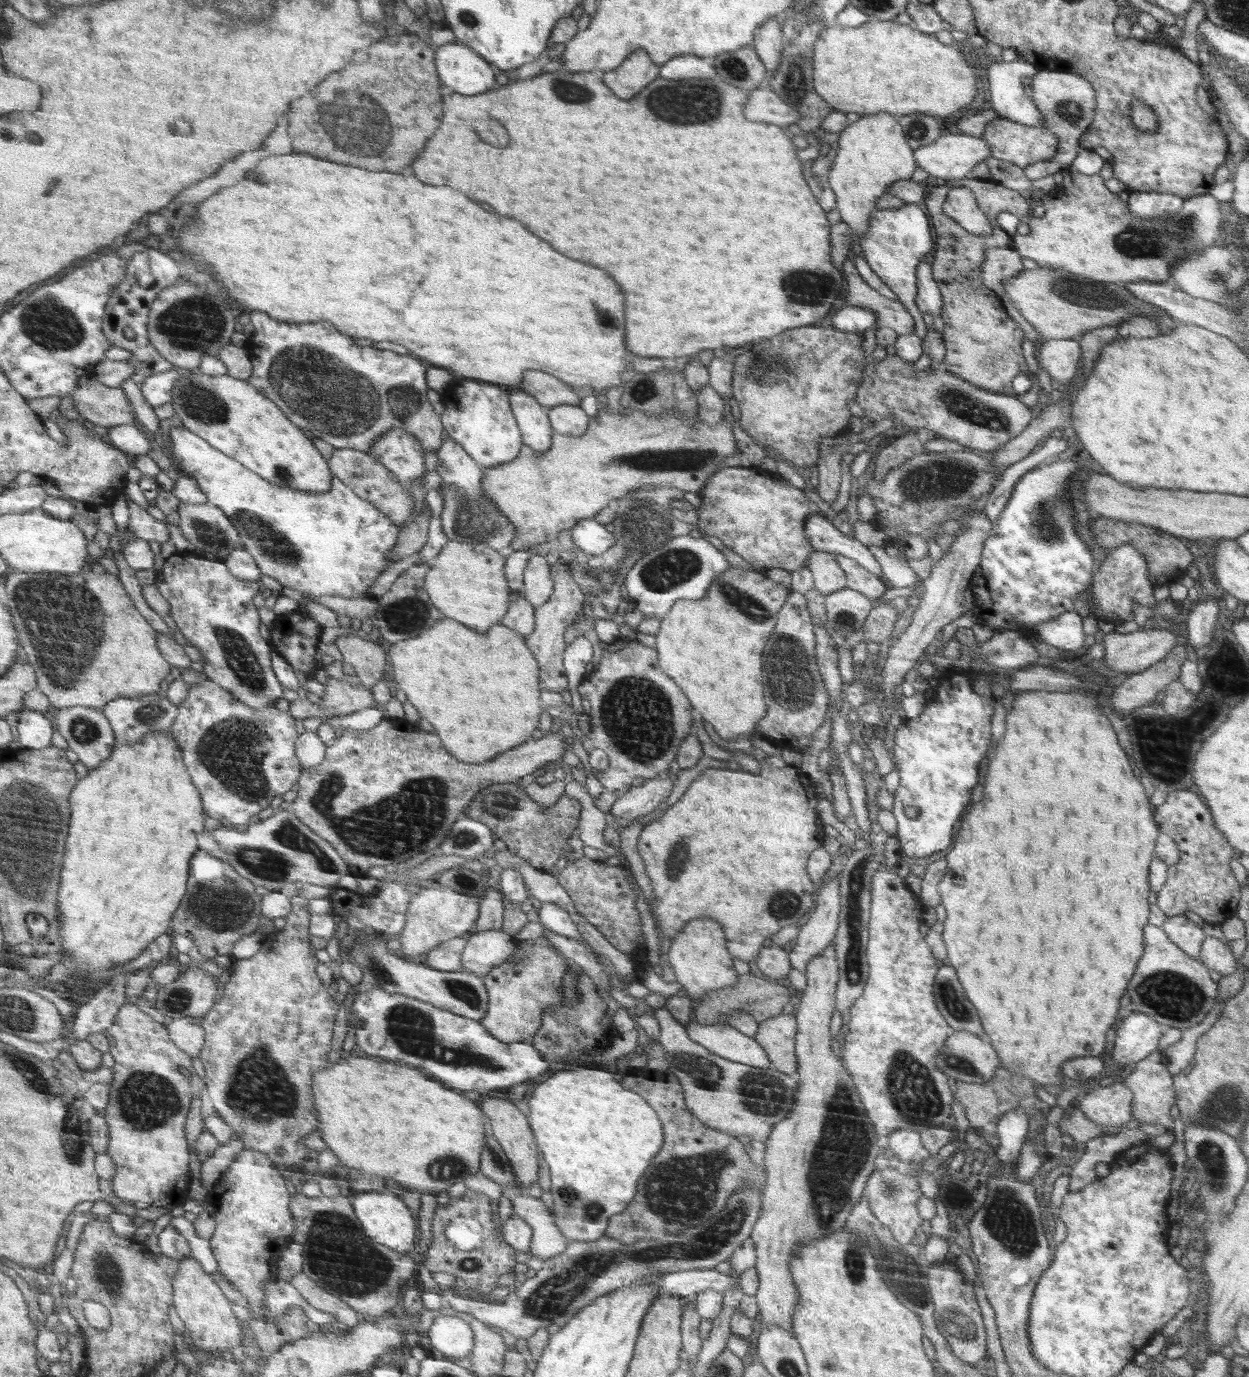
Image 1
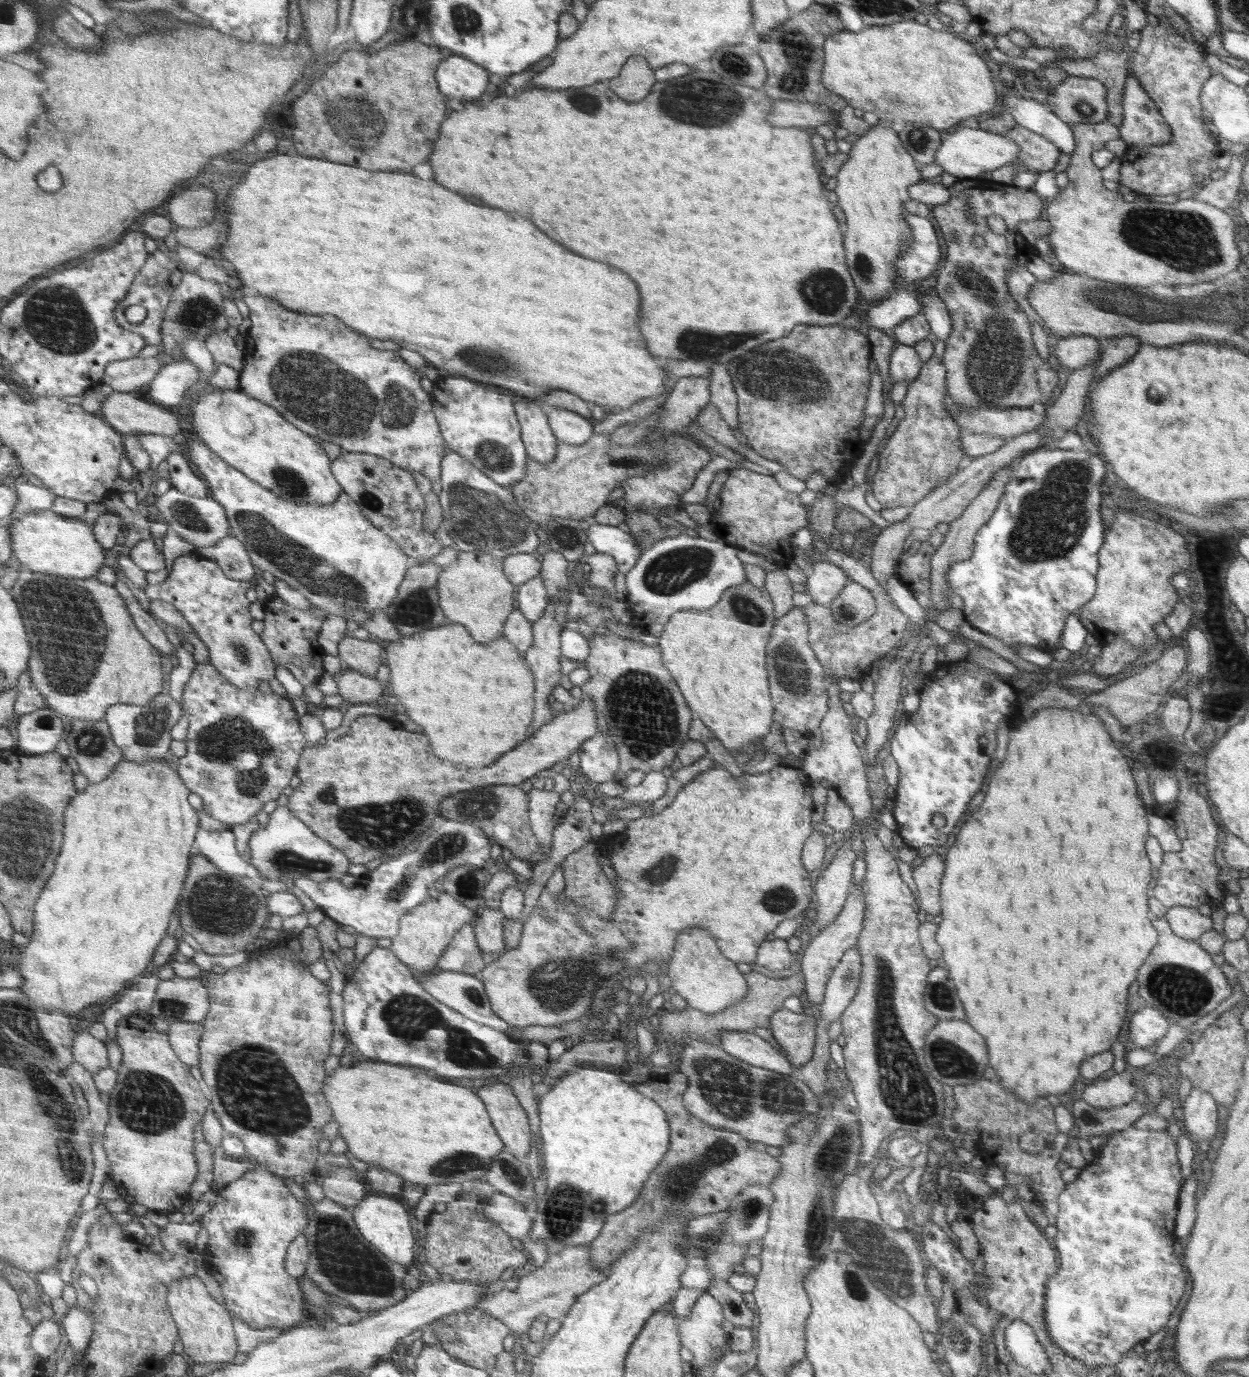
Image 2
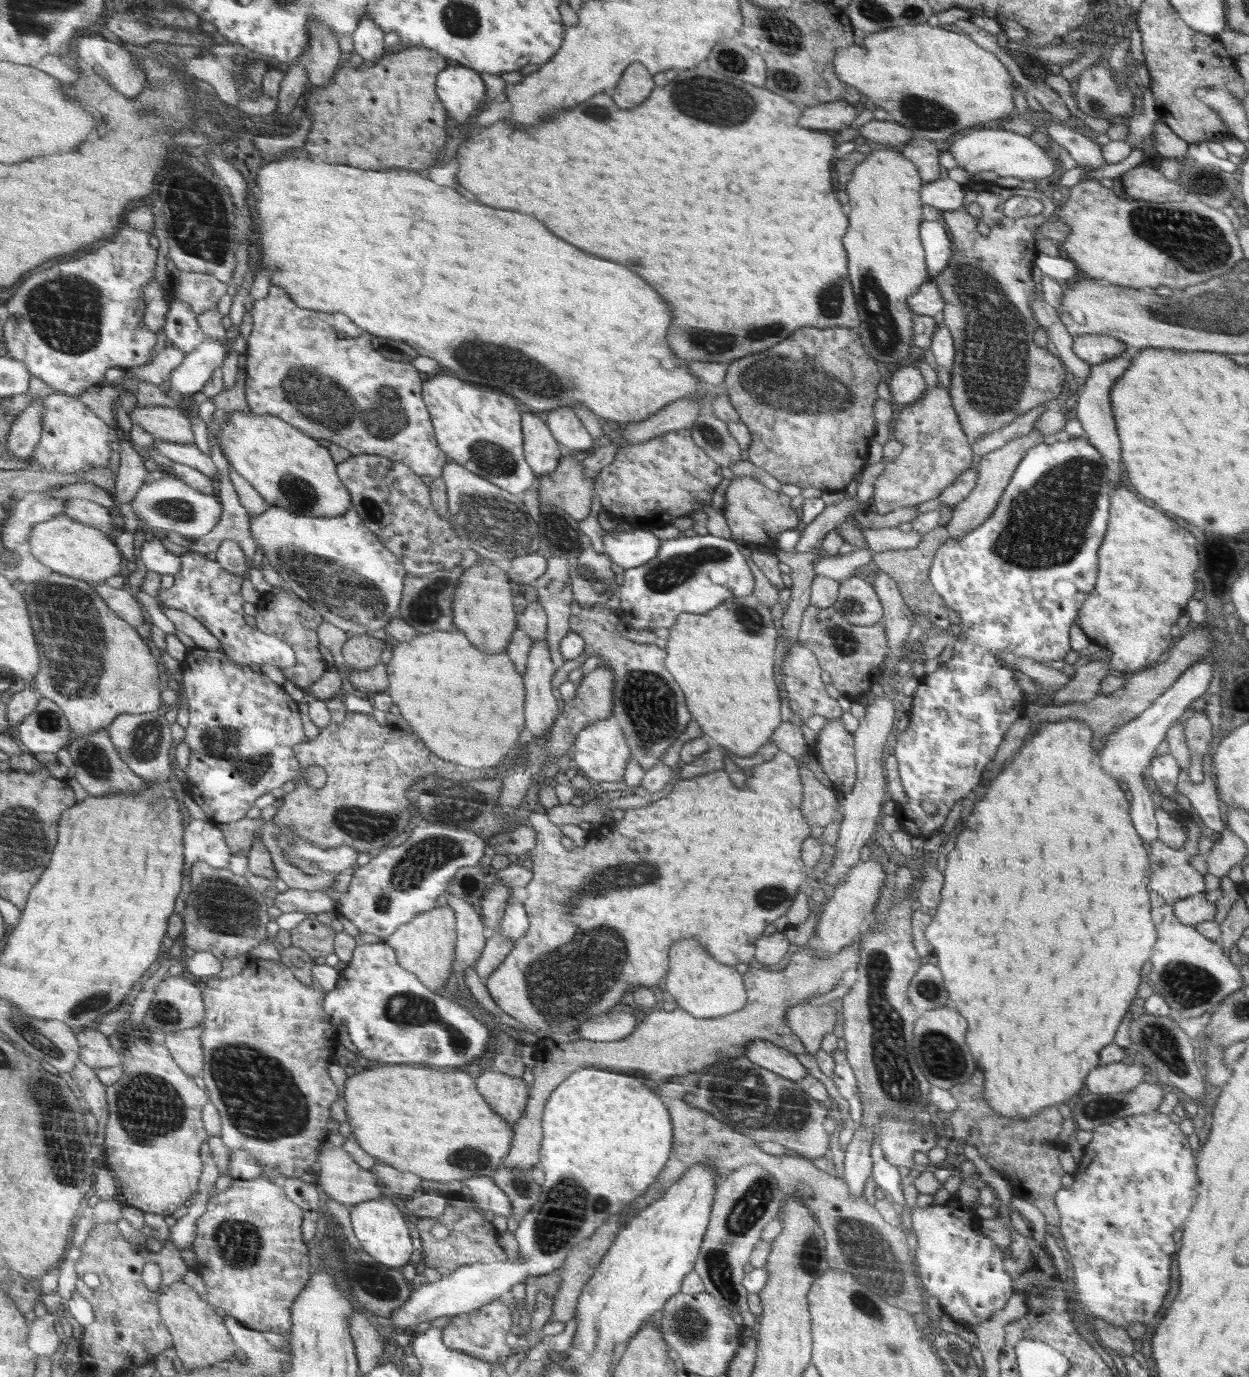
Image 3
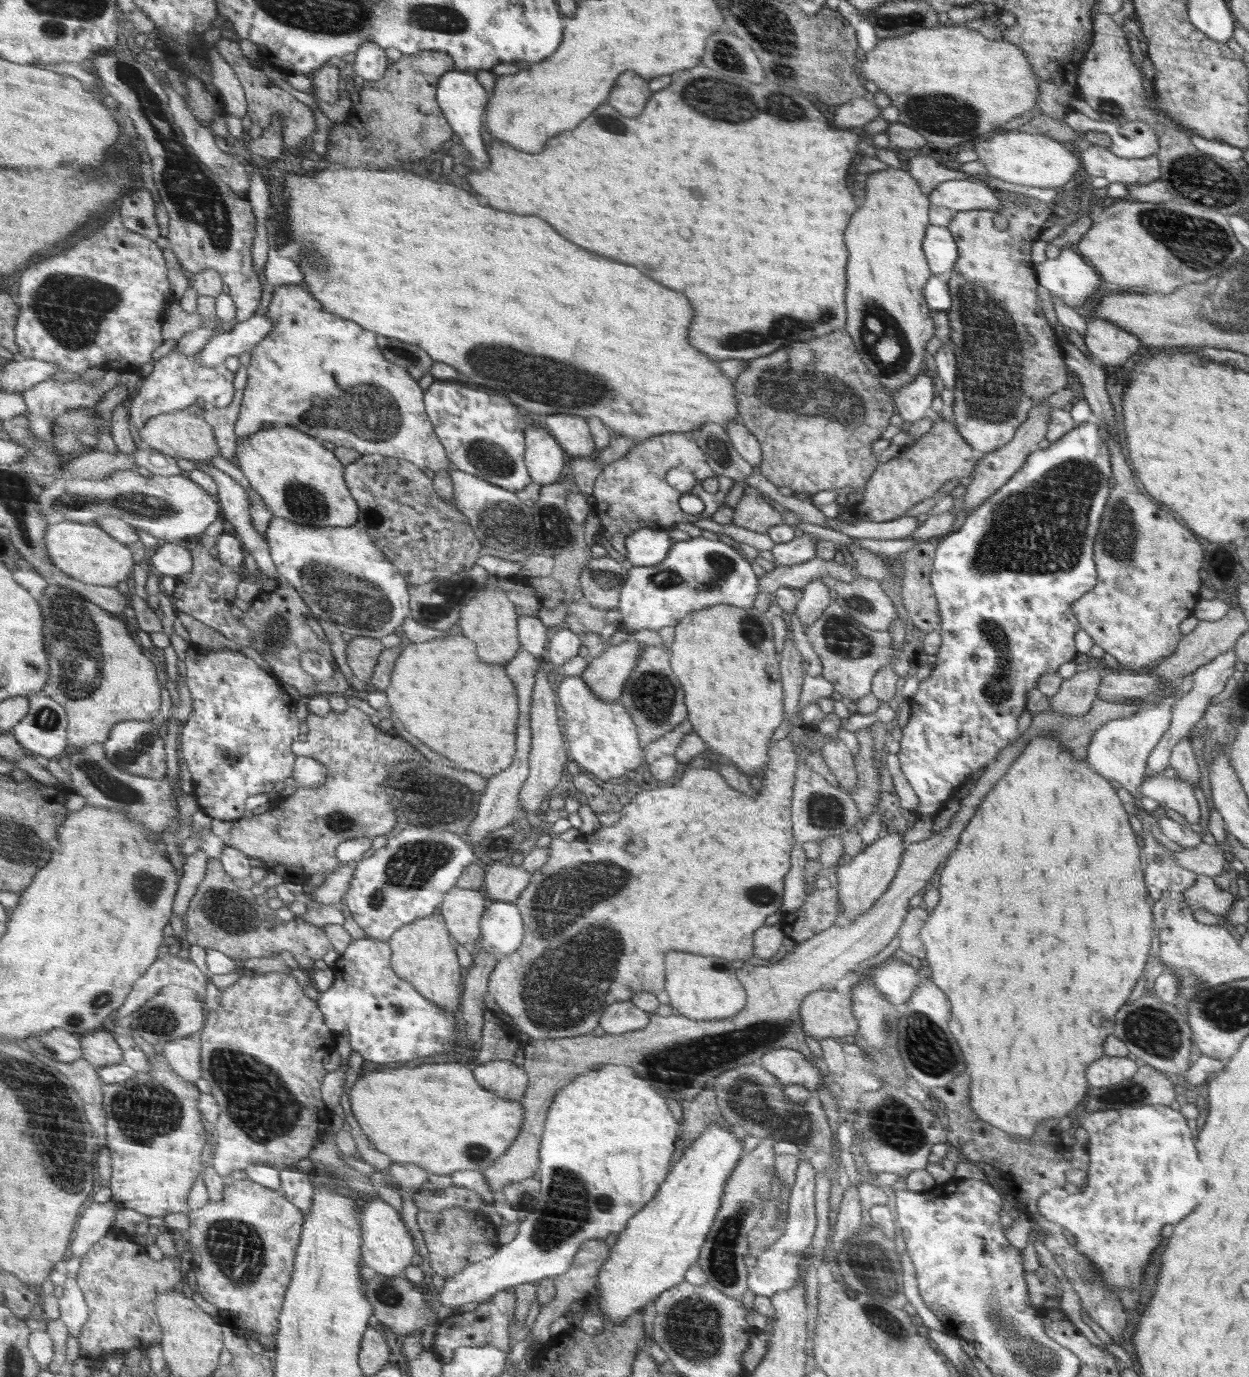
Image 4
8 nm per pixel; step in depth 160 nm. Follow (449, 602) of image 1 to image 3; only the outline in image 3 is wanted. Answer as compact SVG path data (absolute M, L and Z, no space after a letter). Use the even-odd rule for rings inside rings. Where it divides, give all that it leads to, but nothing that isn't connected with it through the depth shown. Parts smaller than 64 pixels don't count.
M483 558L464 569L451 600L454 629L464 632L478 650L484 650L488 654L506 652L516 628L510 581L496 563Z

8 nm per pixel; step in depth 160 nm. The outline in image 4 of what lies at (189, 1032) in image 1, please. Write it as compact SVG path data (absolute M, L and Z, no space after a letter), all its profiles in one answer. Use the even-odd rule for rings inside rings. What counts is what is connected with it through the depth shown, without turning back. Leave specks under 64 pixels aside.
M198 1032L164 1047L164 1054L174 1070L186 1080L198 1082L201 1078L201 1034Z

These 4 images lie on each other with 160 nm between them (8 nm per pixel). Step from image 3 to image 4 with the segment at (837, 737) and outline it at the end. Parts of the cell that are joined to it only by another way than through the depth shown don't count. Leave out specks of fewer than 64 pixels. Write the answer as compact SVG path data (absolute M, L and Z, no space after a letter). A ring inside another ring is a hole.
M839 737L838 740L830 741L822 748L822 756L826 764L829 764L830 771L837 776L838 787L852 792L858 786L858 774L850 749Z

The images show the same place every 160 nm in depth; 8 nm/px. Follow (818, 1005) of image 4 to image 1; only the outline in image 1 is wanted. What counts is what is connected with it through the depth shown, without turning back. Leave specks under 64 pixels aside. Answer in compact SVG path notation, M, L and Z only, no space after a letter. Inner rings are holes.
M782 1013L759 1023L752 1037L765 1048L776 1070L791 1075L797 1069L796 1034L797 1019Z

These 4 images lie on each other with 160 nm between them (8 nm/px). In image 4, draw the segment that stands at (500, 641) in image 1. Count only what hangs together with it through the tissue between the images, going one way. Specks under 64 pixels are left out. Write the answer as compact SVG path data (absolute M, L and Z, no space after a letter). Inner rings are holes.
M456 634L421 643L410 643L397 658L389 687L384 691L393 714L396 712L394 715L400 718L400 722L412 736L416 736L434 752L444 754L448 760L458 762L462 768L478 772L479 776L489 780L513 764L514 740L517 740L516 720L520 706L517 687L514 686L505 667L480 662L477 645L473 639Z

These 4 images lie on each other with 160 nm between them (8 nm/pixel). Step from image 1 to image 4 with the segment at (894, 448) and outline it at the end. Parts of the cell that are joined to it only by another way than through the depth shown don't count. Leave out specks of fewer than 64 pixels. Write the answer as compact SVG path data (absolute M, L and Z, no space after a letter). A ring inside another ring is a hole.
M939 411L932 412L933 424L926 434L916 438L912 445L904 447L896 458L878 465L876 472L866 483L866 491L851 507L856 520L886 522L905 516L918 502L936 497L938 489L952 478L972 477L977 460L972 447L963 439L953 422L941 417Z

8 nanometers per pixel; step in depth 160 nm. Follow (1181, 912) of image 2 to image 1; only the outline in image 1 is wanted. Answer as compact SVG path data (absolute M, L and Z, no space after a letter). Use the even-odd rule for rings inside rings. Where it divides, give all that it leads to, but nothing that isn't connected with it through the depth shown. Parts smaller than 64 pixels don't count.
M1184 913L1178 916L1166 917L1161 926L1167 937L1192 958L1199 958L1201 944L1206 938L1202 927L1196 925Z

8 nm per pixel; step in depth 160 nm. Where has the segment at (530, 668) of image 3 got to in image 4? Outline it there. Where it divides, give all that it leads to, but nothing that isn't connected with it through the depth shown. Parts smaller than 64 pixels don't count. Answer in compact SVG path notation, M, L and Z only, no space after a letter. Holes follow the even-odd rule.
M540 660L541 665L535 674L535 683L531 694L529 710L529 725L531 728L531 749L528 756L528 779L524 780L522 789L518 794L518 800L522 804L524 812L536 812L540 804L544 802L546 794L562 780L562 772L566 768L566 748L564 748L564 738L560 732L558 724L558 714L556 714L556 694L552 692L546 672L544 672L544 660Z

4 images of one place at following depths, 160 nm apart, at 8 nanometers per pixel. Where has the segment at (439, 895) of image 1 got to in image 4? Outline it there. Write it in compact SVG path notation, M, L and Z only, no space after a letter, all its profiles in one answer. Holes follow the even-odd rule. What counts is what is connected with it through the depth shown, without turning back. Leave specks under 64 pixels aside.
M432 914L418 919L409 925L401 926L388 940L392 948L393 970L425 998L454 1015L460 1002L460 984L462 984L462 968L458 964L456 948L452 935L446 926L445 918Z

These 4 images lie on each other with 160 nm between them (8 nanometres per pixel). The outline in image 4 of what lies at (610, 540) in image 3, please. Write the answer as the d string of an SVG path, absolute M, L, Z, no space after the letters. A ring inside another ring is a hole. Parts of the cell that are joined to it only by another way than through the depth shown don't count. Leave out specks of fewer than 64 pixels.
M640 529L625 538L626 558L633 567L654 566L668 558L673 544L668 530Z

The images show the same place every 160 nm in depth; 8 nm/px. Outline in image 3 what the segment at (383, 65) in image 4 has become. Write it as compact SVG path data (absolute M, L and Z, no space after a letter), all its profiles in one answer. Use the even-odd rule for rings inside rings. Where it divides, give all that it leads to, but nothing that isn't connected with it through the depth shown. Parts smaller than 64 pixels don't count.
M368 15L360 22L354 33L353 53L359 54L365 60L380 60L384 56L384 34L380 25Z

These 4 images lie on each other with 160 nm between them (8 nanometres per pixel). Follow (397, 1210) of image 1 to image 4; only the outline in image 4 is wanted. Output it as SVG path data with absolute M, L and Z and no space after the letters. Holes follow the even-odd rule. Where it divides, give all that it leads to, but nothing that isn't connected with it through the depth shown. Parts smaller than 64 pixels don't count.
M378 1198L367 1200L369 1204L365 1206L361 1218L362 1236L365 1240L362 1259L366 1264L366 1270L390 1278L398 1277L402 1270L408 1268L408 1264L412 1262L412 1258L416 1254L412 1236L408 1234L404 1222L400 1220L400 1214L394 1210L392 1205Z

